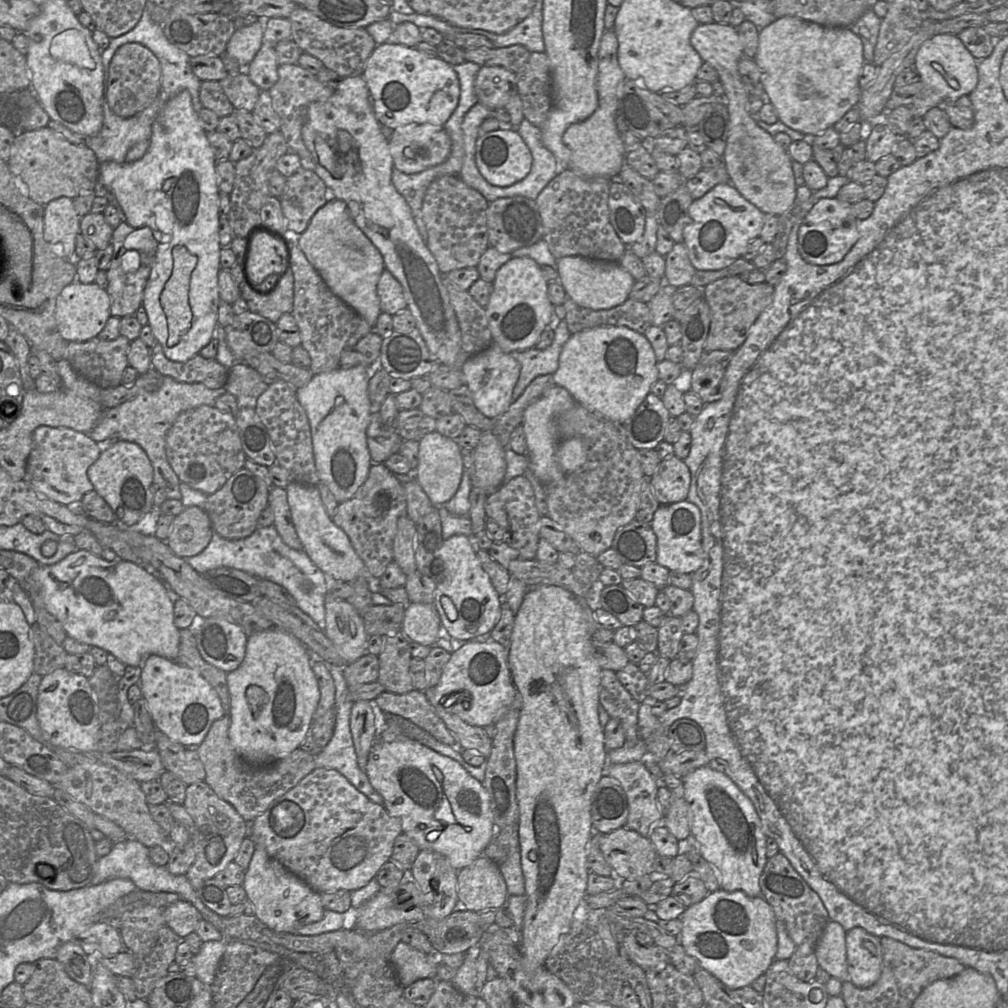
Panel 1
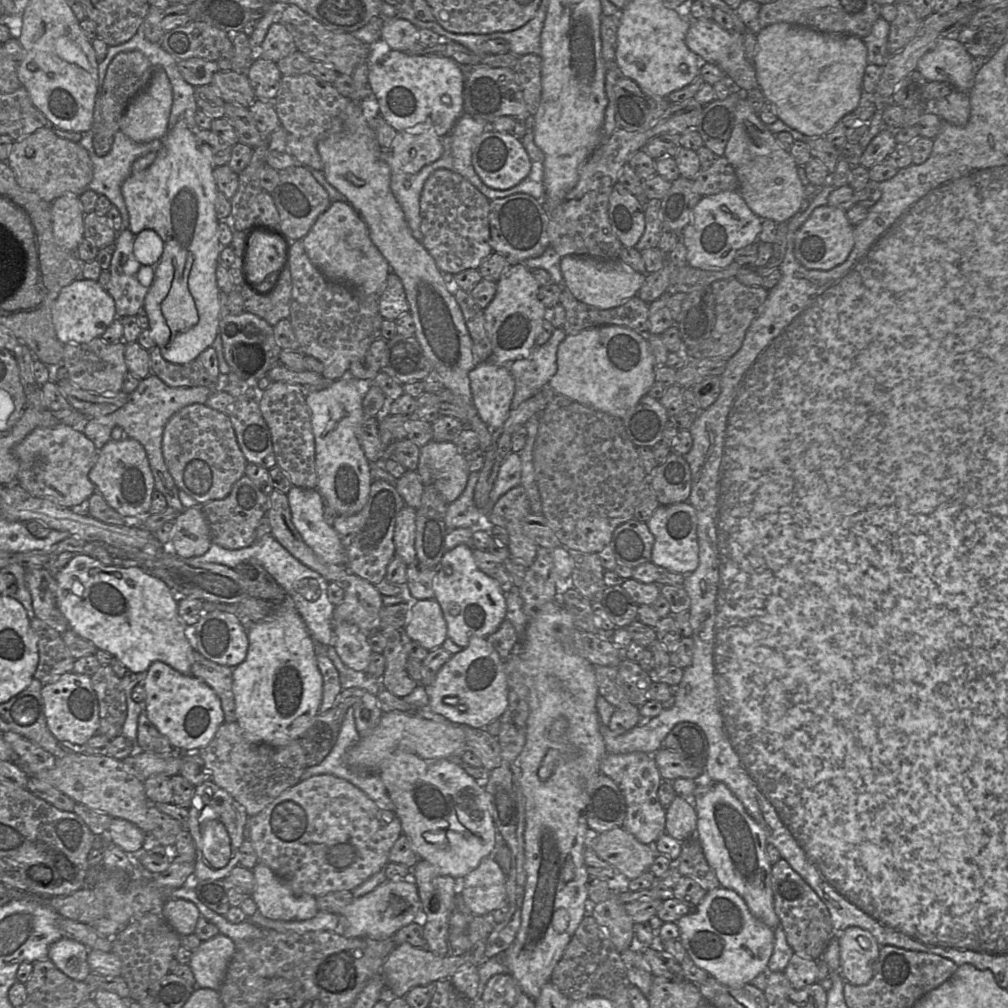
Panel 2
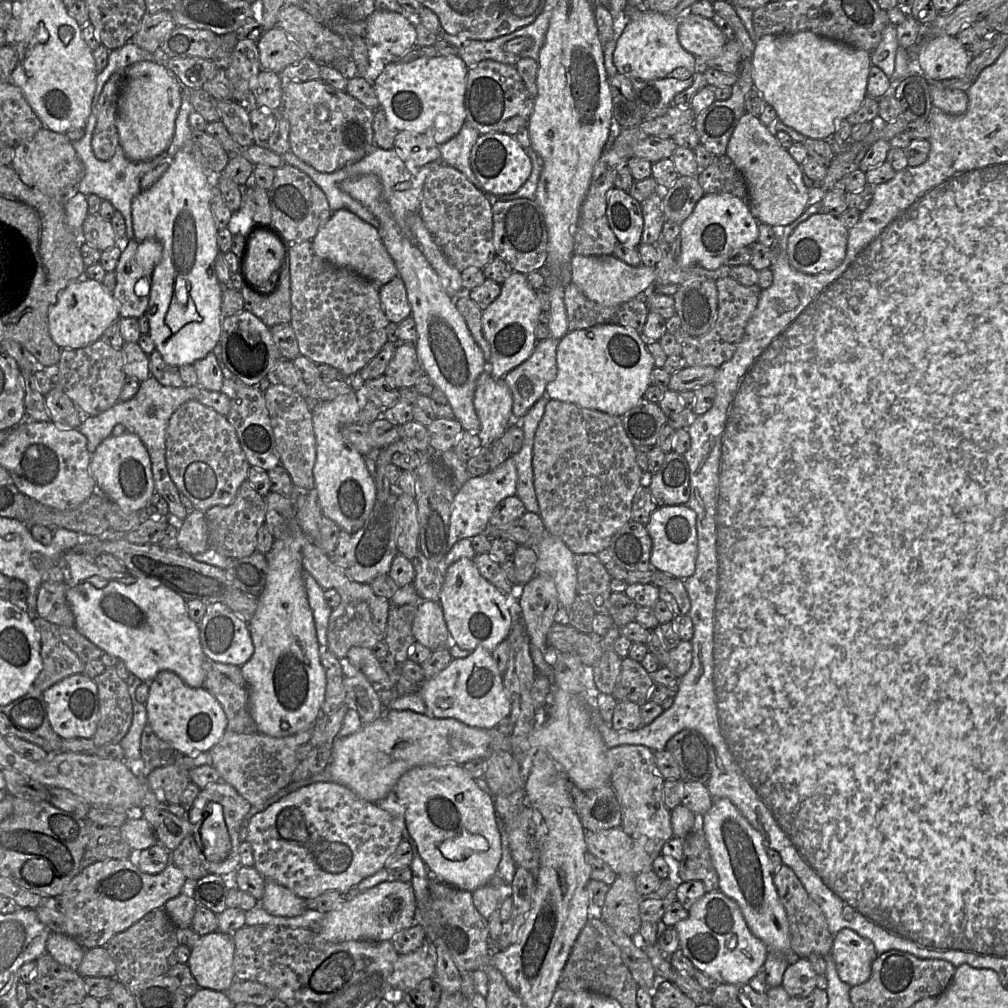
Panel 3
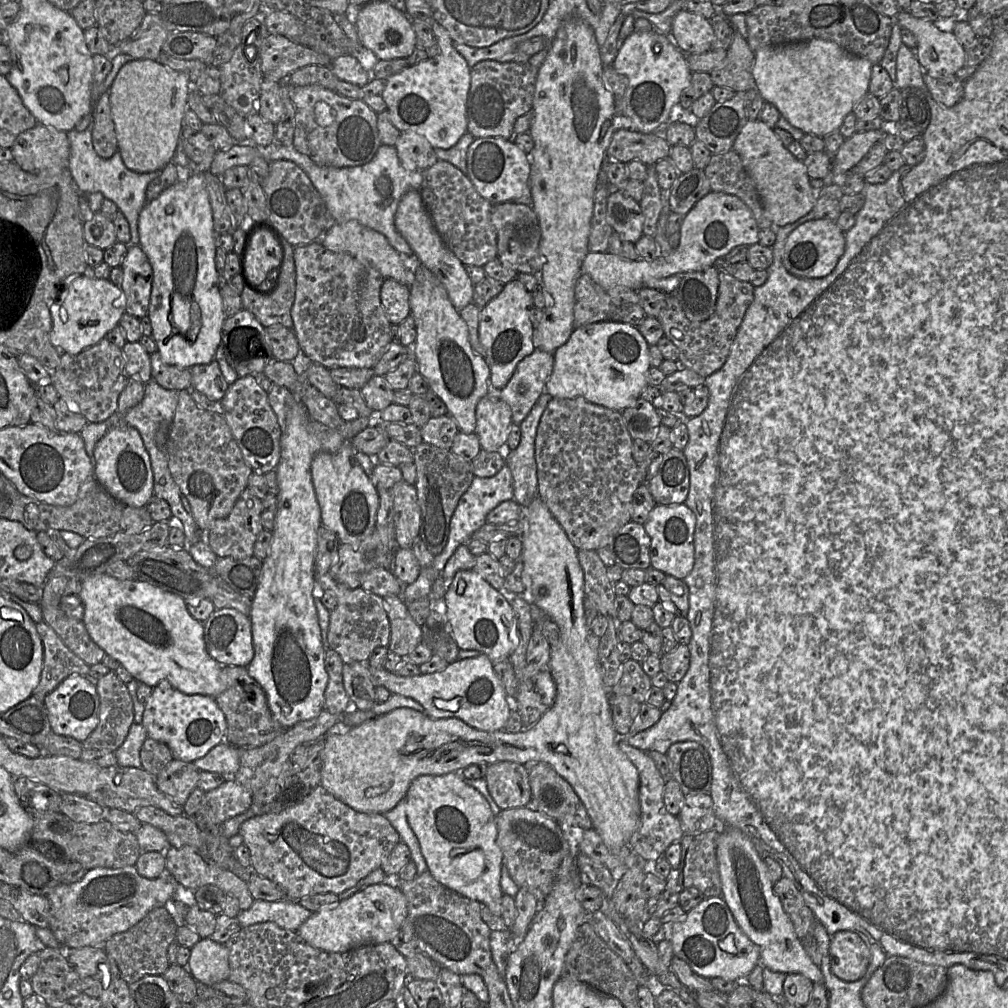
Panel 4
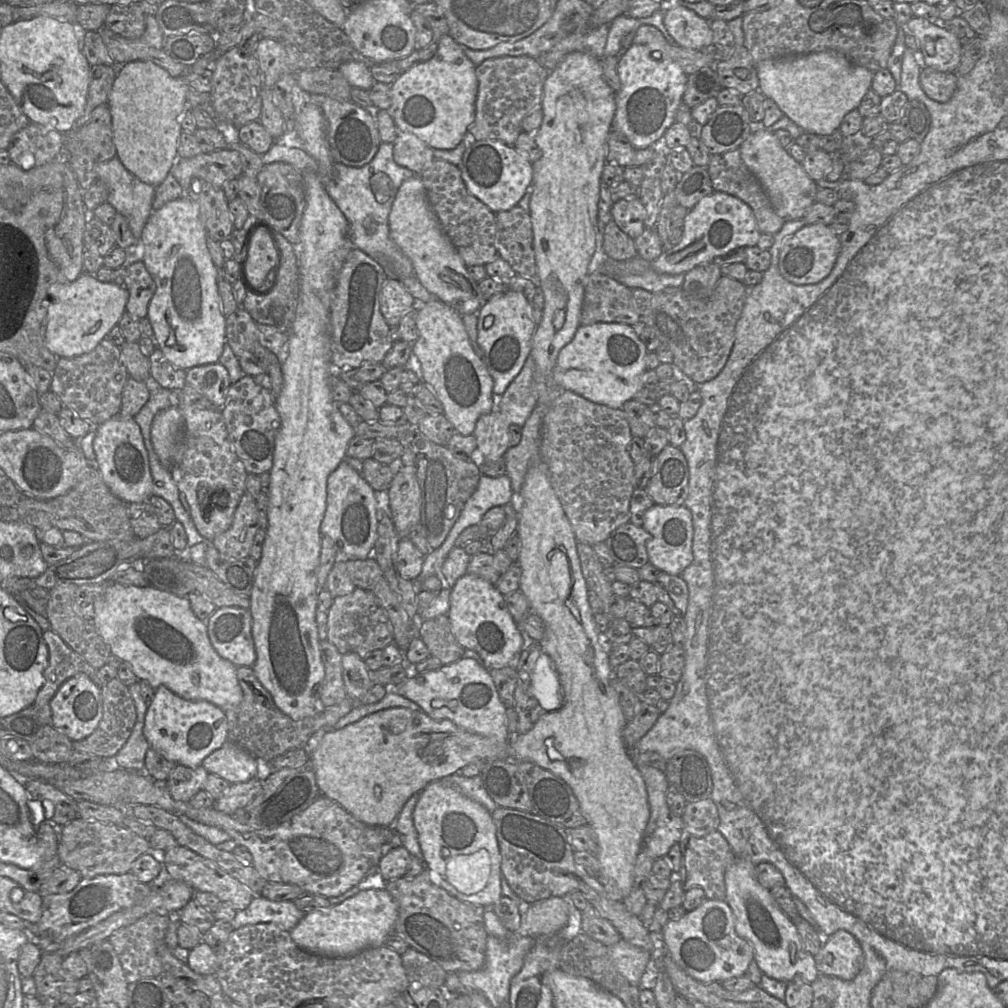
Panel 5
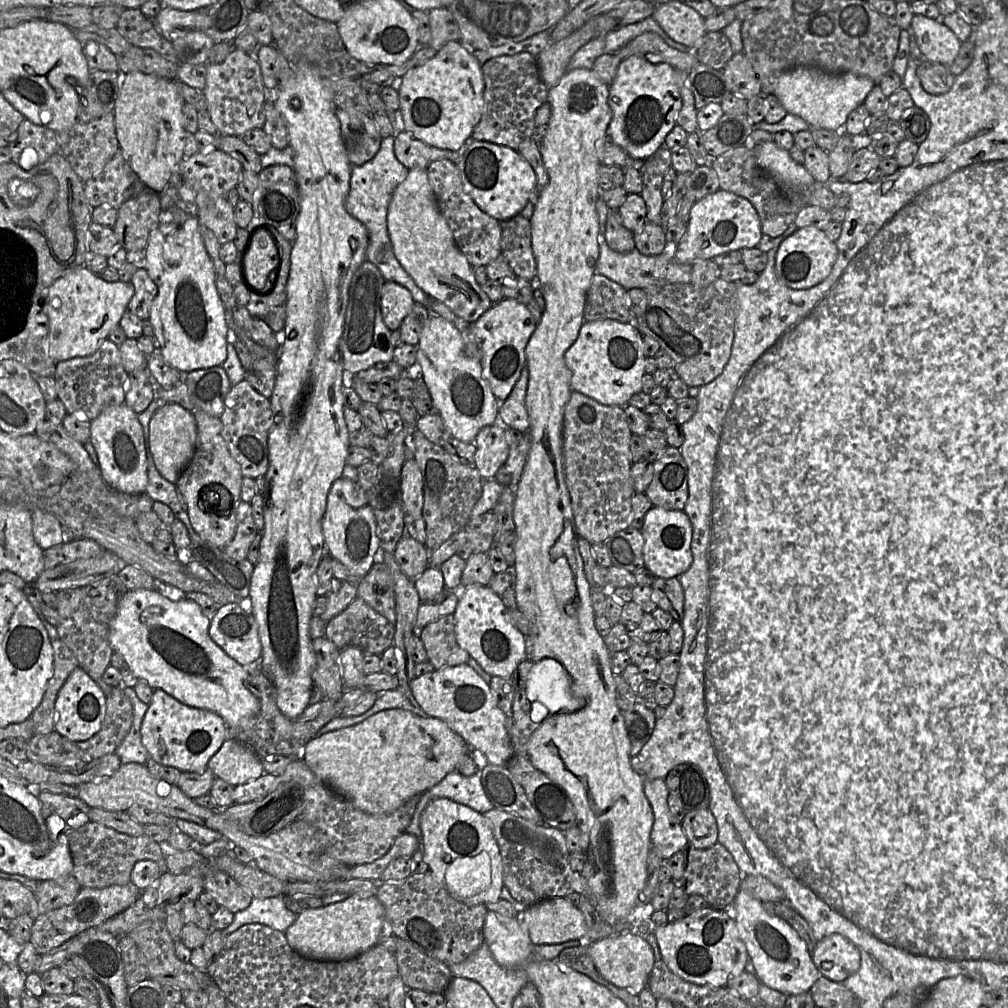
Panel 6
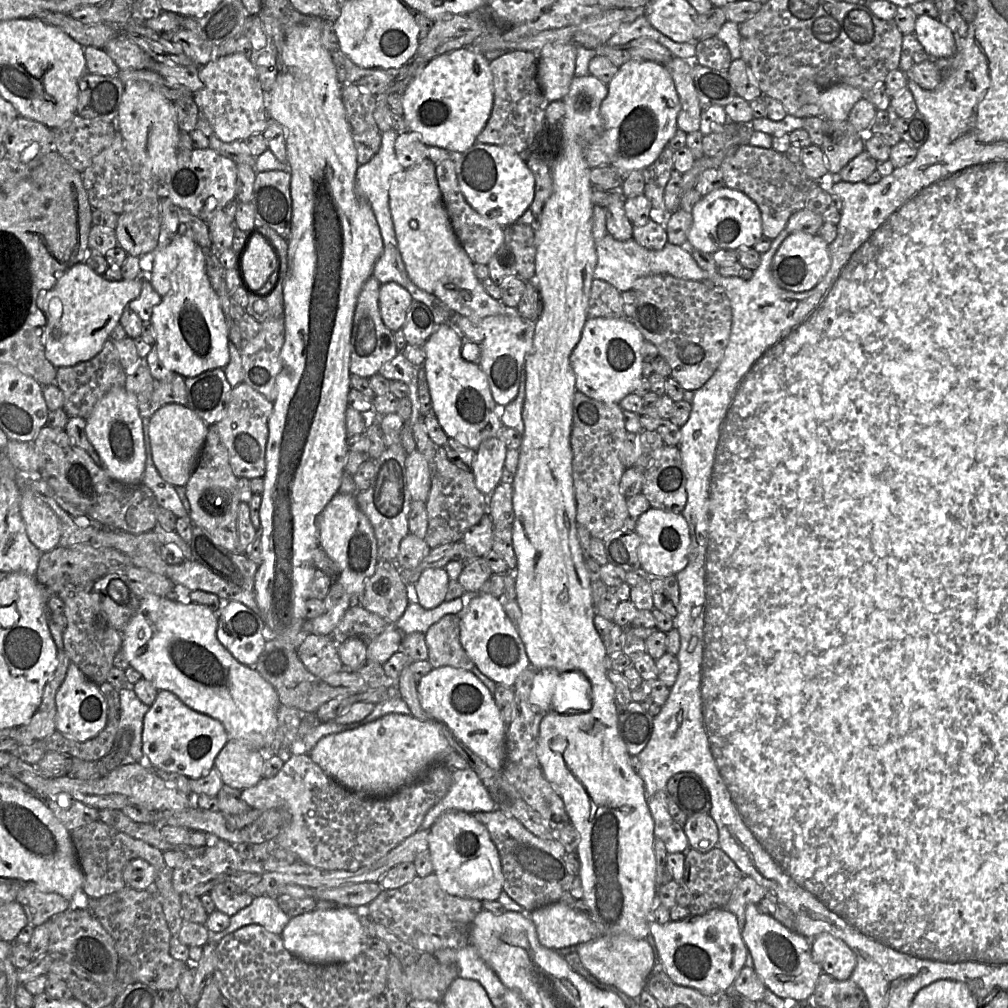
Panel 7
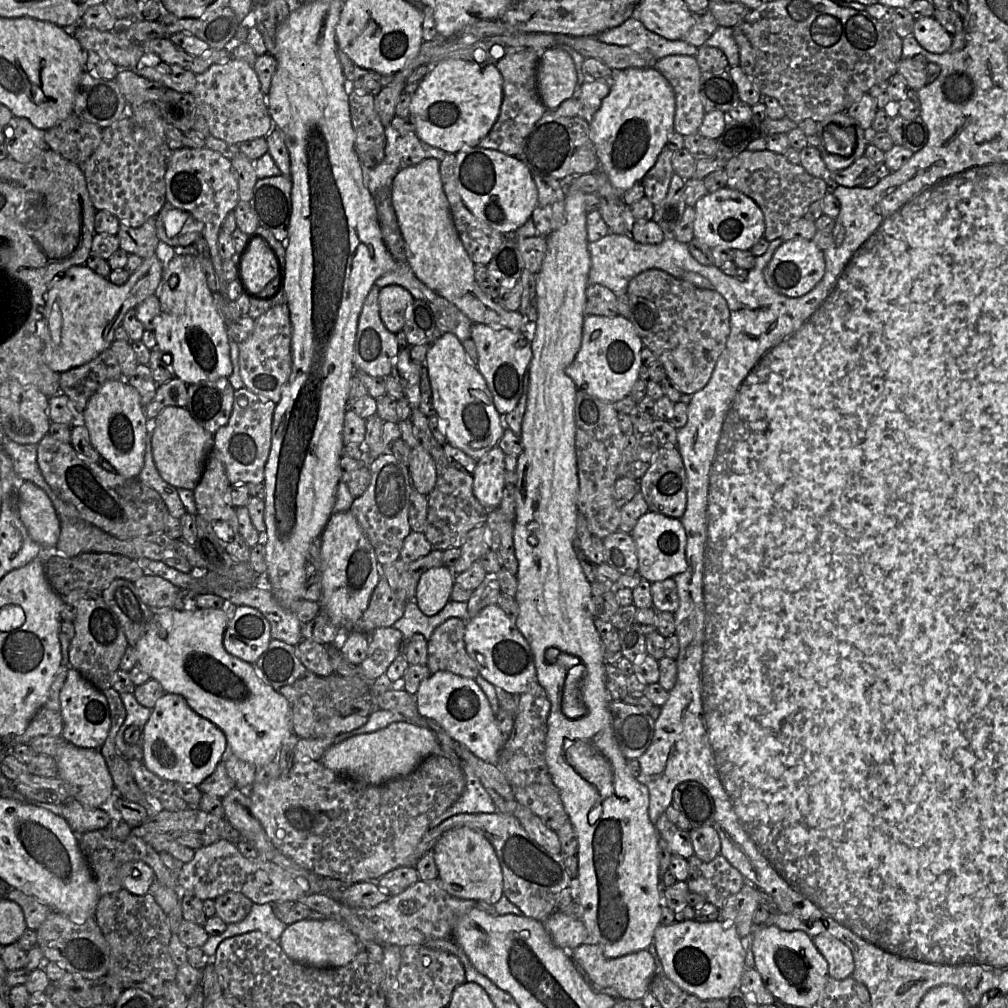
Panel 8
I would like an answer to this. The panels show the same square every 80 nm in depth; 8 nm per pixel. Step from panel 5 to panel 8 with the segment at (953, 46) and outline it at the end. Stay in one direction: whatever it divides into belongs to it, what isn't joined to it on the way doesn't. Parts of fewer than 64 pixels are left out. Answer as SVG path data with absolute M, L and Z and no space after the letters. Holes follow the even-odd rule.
M932 16L915 20L913 35L928 52L942 54L949 50L953 36Z

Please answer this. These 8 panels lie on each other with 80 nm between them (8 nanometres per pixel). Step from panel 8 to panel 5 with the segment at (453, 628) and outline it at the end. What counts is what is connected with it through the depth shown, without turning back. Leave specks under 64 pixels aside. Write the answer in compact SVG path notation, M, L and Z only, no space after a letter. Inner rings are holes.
M447 615L421 621L419 638L427 646L430 657L437 658L442 665L451 664L463 658L465 649L457 643L452 634Z

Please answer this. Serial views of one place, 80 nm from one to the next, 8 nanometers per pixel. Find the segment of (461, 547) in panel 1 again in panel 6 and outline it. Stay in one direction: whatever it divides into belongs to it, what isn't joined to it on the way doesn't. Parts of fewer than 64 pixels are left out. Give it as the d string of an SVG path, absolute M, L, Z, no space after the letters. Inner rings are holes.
M473 584L463 587L453 617L458 645L490 676L510 678L516 667L527 658L526 637L512 624L509 609L503 604L501 596L488 586Z

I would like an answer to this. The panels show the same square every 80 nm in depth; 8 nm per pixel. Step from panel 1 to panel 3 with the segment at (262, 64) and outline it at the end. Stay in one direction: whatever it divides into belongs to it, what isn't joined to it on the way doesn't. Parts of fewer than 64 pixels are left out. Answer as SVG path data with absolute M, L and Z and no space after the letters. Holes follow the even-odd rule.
M261 70L250 80L250 90L259 107L277 111L281 104L282 82L280 74Z

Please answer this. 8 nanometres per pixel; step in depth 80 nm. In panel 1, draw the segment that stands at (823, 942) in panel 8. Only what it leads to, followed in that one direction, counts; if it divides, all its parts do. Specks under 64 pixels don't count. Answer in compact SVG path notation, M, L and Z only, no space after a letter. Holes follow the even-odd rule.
M861 927L846 932L848 980L859 988L872 986L882 971L880 938Z

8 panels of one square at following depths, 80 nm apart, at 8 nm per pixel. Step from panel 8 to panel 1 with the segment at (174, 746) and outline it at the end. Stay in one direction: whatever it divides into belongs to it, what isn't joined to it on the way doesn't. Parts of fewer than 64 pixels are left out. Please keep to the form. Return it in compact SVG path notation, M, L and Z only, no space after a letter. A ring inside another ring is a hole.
M149 655L138 685L156 728L184 746L199 746L213 722L225 715L215 689L198 672L174 660Z

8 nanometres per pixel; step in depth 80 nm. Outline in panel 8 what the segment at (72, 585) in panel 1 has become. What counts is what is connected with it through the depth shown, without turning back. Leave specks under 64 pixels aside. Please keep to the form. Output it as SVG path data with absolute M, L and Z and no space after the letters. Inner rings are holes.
M226 600L225 606L220 610L155 609L148 629L137 641L134 649L137 665L151 679L158 681L166 693L181 695L198 715L223 731L230 753L243 761L262 767L275 760L283 739L292 731L291 705L283 695L259 677L252 664L232 656L225 650L224 632L236 607Z

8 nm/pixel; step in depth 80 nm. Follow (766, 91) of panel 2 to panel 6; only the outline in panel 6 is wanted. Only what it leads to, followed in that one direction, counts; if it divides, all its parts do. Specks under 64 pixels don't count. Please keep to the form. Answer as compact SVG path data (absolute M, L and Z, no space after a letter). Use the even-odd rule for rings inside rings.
M797 67L779 76L774 95L787 113L801 117L810 127L842 130L848 115L864 103L875 84L871 78L851 72L832 74L818 68Z

